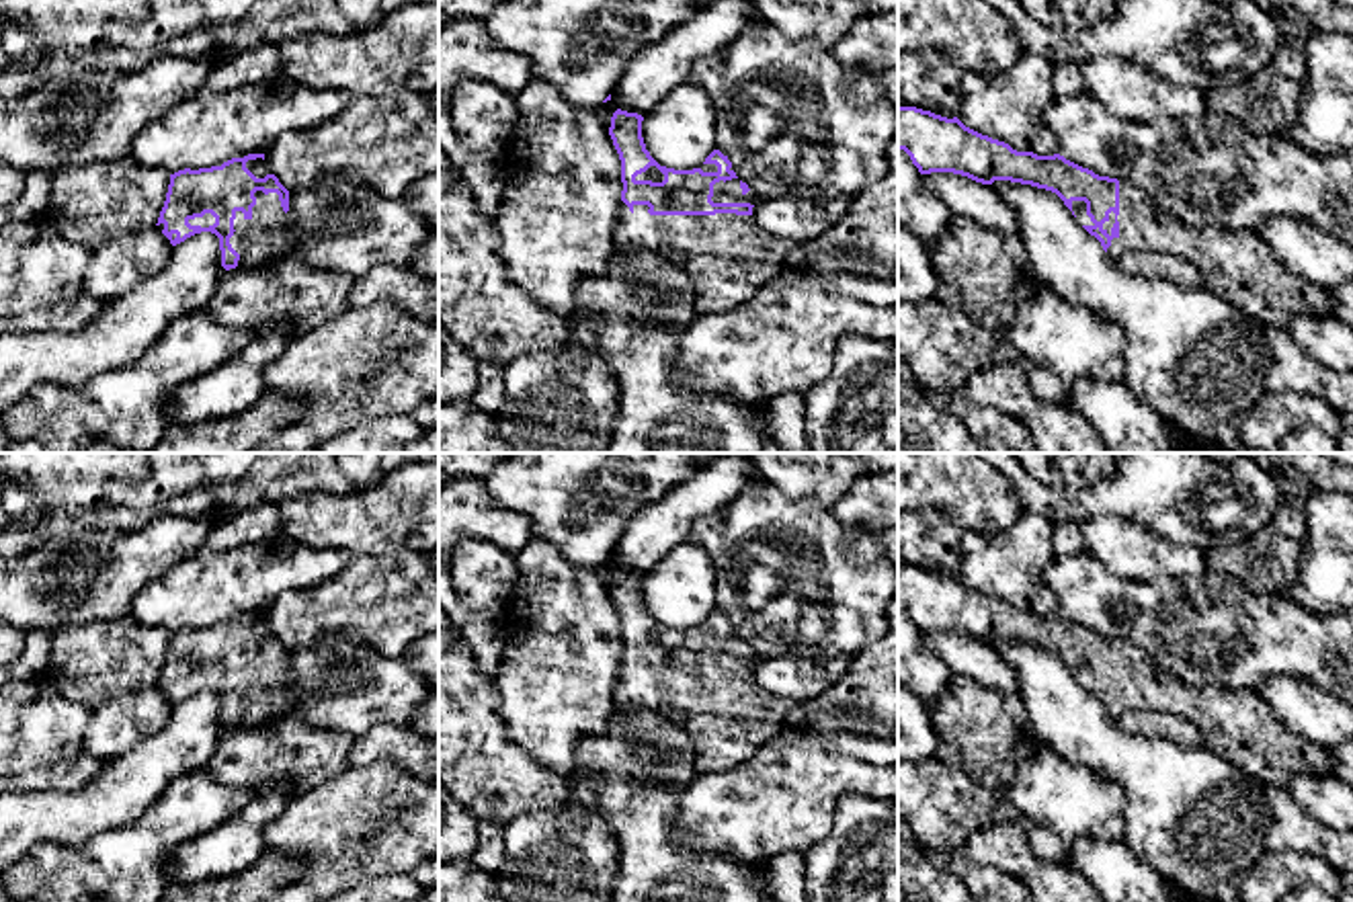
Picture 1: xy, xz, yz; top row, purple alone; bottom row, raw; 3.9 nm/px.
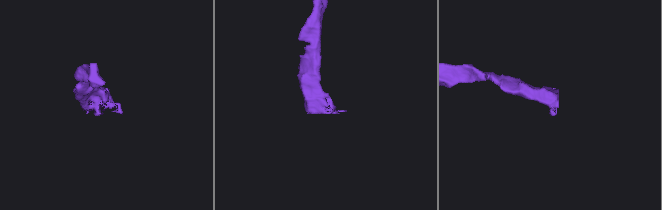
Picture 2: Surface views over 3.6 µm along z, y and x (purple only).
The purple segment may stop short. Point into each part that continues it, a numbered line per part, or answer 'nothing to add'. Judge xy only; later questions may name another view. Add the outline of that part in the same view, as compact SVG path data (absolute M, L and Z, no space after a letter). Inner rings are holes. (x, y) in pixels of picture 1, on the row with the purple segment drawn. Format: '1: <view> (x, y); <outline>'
1: xy (265, 236); M256 191L254 197L256 205L250 219L236 211L236 232L230 238L232 248L240 254L236 269L260 269L293 244L289 217L281 207L279 195Z

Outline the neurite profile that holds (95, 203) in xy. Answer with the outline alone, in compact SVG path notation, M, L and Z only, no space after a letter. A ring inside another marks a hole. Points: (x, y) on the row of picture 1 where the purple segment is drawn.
M131 156L64 168L51 176L43 217L92 250L158 223L170 172L146 168Z

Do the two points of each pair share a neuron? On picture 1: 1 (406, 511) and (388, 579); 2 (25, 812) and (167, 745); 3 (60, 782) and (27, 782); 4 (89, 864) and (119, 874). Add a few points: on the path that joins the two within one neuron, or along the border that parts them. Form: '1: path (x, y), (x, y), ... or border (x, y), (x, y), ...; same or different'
1: border (417, 550), (361, 552), (355, 556); different
2: path (60, 812), (87, 812), (111, 800), (132, 780); same
3: path (52, 782), (35, 782); same
4: path (97, 870), (111, 870); same

